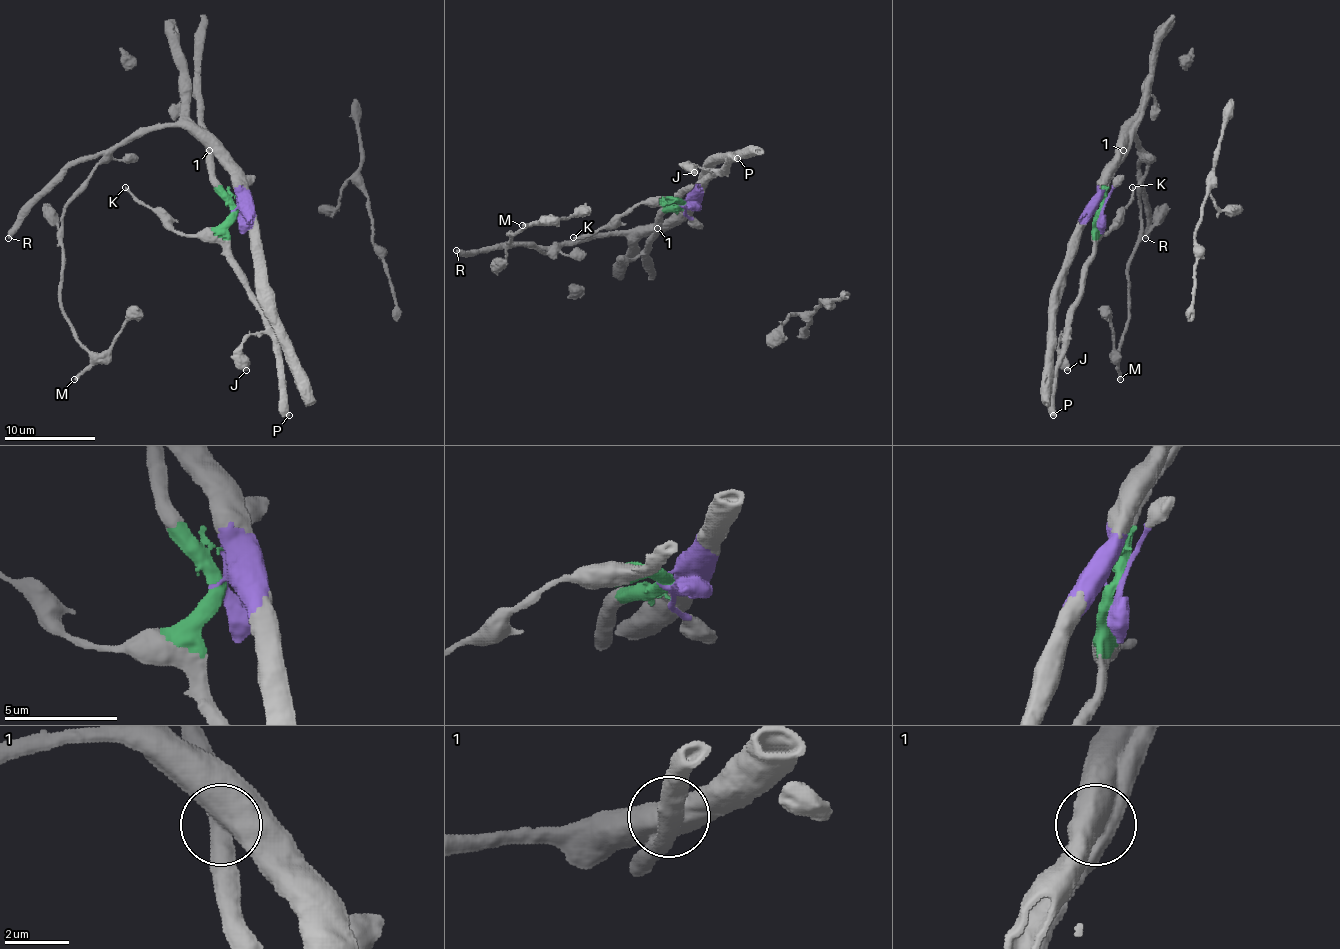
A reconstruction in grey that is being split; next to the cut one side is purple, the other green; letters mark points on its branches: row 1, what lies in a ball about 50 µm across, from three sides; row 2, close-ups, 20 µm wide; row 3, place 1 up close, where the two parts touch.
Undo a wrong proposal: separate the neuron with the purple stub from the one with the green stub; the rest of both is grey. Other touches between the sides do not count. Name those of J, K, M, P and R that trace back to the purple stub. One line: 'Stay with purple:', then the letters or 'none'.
Stay with purple: M, R

